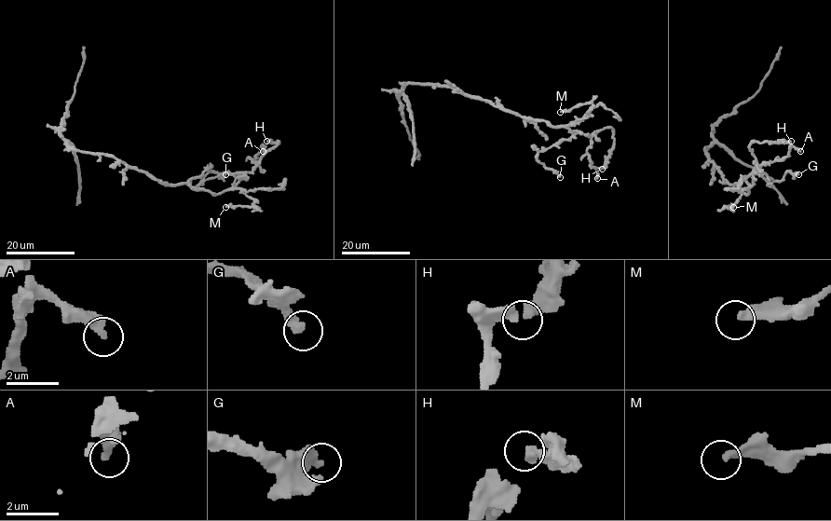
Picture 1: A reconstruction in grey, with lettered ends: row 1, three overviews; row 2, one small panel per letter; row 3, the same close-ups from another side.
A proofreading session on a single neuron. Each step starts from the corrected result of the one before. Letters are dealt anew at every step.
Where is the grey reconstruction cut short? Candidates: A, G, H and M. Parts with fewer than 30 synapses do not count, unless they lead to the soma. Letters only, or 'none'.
none

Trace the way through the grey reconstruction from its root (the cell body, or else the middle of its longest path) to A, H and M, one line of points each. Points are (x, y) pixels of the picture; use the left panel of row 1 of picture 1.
A: (142, 171), (169, 185), (189, 184), (219, 194), (251, 172), (262, 146), (263, 151)
H: (142, 171), (169, 185), (189, 184), (219, 194), (230, 189), (279, 143), (266, 141)
M: (142, 171), (169, 185), (189, 184), (216, 194), (239, 188), (257, 207), (225, 207)

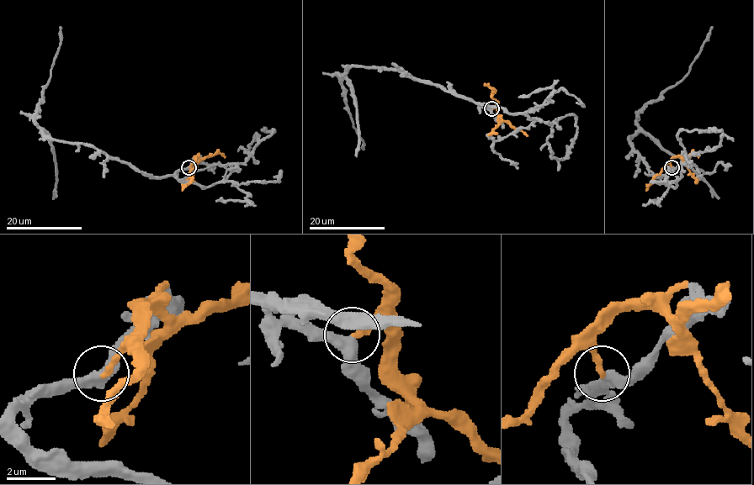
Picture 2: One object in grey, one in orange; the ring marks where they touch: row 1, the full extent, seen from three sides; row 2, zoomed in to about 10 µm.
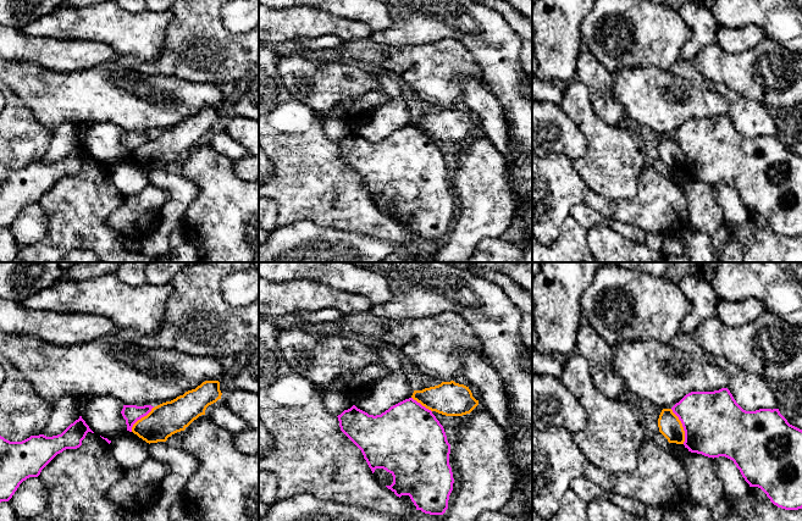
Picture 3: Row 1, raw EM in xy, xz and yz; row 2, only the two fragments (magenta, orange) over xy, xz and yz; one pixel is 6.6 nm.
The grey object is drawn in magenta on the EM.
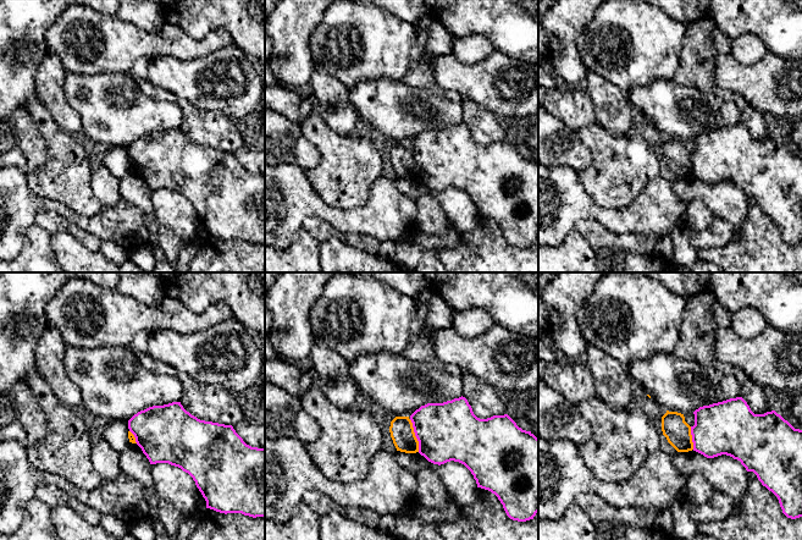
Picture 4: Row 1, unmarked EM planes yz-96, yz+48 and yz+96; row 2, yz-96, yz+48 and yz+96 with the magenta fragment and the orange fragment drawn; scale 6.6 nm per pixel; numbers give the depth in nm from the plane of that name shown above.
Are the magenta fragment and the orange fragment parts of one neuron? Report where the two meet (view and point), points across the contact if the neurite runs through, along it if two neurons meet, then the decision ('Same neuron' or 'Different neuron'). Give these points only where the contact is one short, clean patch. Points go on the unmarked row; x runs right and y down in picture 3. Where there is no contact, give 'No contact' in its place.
Touches magenta at yz (682, 153). Different neuron

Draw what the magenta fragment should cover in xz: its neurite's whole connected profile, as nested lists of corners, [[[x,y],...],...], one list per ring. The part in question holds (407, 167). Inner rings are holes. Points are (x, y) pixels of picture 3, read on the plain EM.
[[[409,124],[381,142],[369,142],[353,132],[337,144],[341,157],[361,177],[372,200],[383,195],[393,203],[393,210],[386,212],[388,216],[399,225],[409,222],[416,237],[425,240],[446,239],[454,210],[449,192],[450,171],[431,137]]]

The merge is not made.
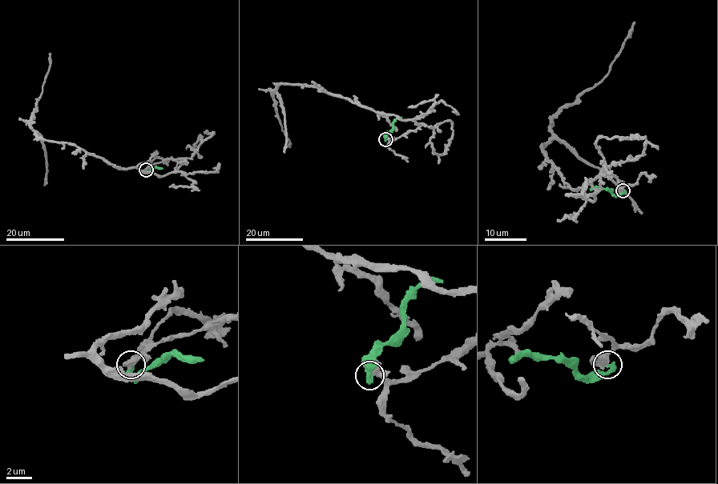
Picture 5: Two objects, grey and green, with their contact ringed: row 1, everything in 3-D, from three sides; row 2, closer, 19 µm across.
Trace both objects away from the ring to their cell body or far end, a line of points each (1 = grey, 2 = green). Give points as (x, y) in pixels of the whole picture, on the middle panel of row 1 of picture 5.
1: (385, 139), (405, 135), (423, 124), (381, 114), (313, 86), (280, 84), (270, 91), (288, 147)
2: (385, 139), (393, 122), (402, 117)

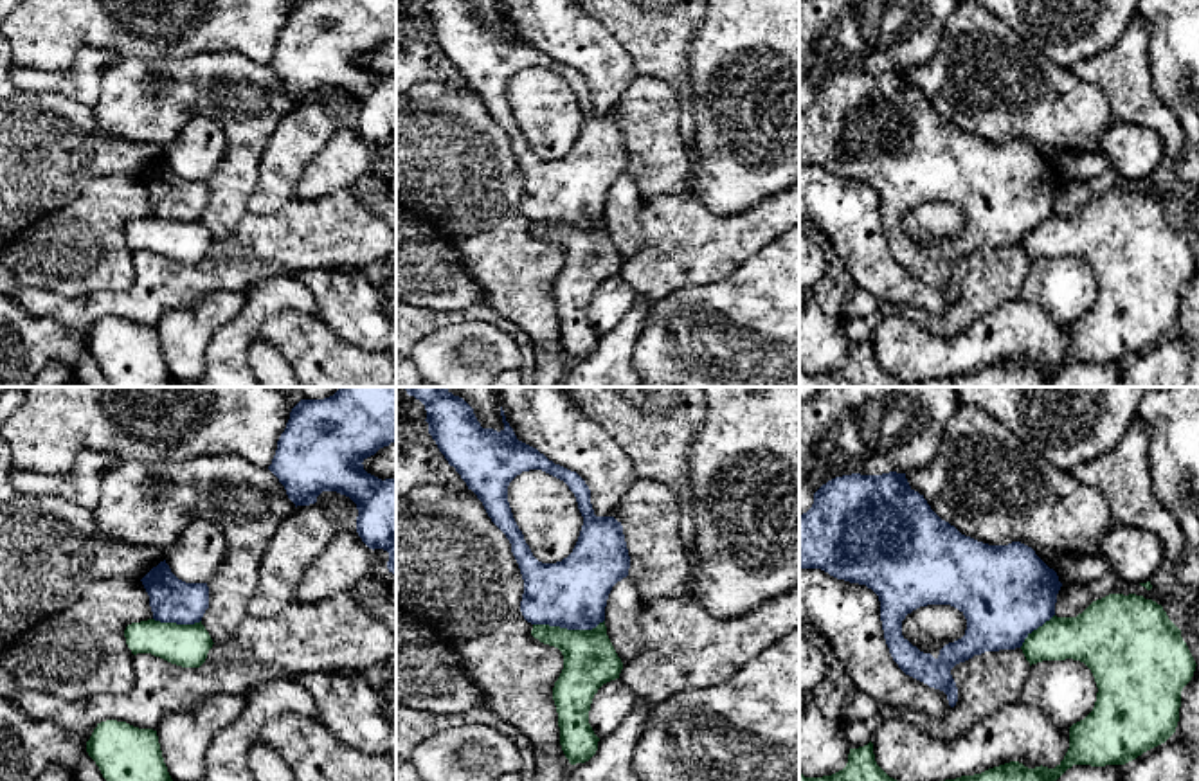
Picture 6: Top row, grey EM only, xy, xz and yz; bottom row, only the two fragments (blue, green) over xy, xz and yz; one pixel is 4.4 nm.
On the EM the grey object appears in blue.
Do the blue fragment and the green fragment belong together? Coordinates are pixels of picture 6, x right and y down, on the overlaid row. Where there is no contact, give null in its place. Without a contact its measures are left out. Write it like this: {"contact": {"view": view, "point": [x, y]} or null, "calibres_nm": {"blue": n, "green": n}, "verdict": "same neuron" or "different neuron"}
{"contact": {"view": "xz", "point": [567, 628]}, "calibres_nm": {"blue": 300, "green": 240}, "verdict": "different neuron"}

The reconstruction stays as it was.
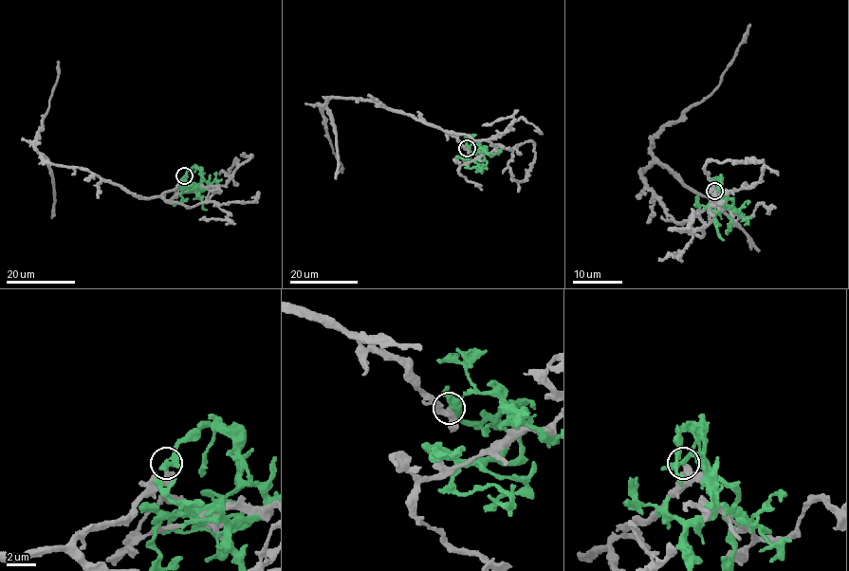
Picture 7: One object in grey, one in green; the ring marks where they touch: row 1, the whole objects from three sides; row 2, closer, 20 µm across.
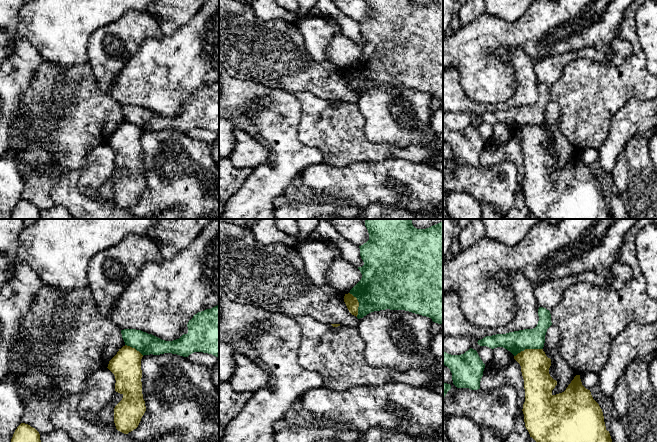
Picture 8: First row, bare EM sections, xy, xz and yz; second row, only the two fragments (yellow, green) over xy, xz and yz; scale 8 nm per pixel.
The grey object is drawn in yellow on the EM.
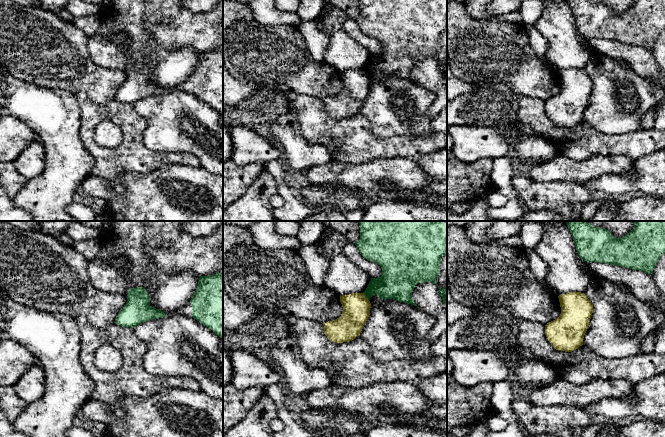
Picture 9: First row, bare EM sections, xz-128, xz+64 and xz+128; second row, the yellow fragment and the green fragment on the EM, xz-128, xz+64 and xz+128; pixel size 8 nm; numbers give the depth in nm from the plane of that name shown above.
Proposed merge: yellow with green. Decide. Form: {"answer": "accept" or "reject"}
{"answer": "reject"}

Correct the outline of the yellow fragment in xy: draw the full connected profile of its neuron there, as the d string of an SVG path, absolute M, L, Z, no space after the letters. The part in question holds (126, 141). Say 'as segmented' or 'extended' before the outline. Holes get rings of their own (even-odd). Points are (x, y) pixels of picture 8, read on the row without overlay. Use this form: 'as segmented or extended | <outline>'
as segmented | M125 121L107 143L115 152L115 167L123 171L114 184L114 199L116 205L124 210L138 203L146 187L141 158L142 133L135 124Z

